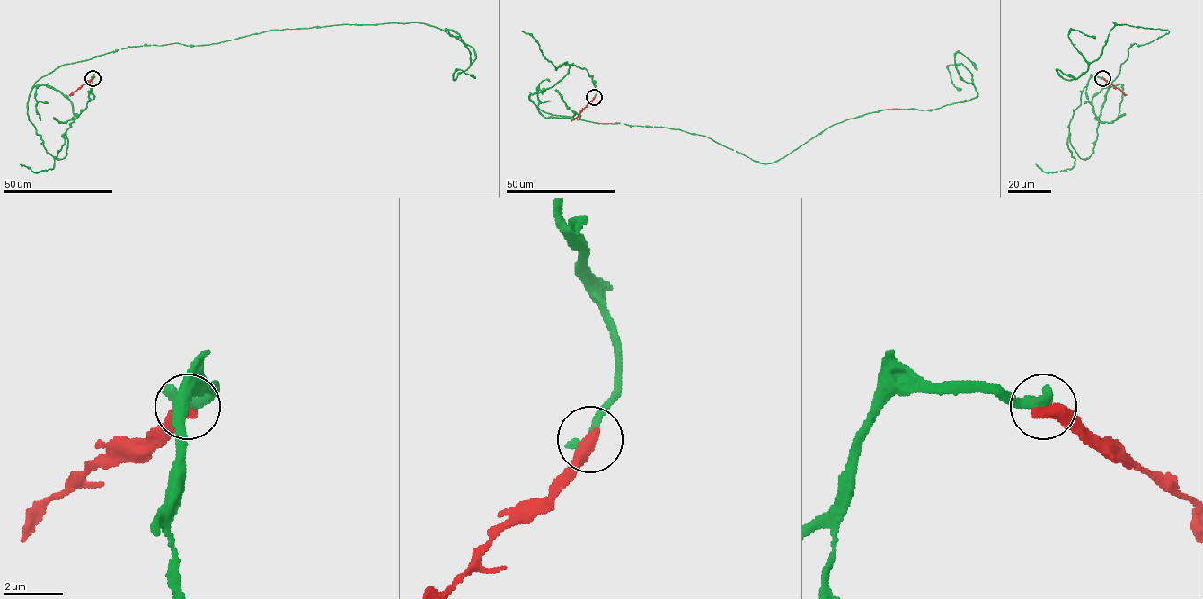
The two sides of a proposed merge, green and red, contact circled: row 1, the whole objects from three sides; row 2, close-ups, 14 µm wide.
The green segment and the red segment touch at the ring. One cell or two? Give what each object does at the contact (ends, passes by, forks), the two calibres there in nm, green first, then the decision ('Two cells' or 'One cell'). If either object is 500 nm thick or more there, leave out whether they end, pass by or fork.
At the ring green ends. At the ring red ends. Thickness 420 nm (green) against 480 nm. Two cells

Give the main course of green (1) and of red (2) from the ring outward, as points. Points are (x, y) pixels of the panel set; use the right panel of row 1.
1: (1101, 78), (1068, 125), (1081, 159), (1131, 45), (1168, 32), (1113, 22), (1089, 62), (1068, 35), (1094, 37)
2: (1101, 78), (1127, 95)

